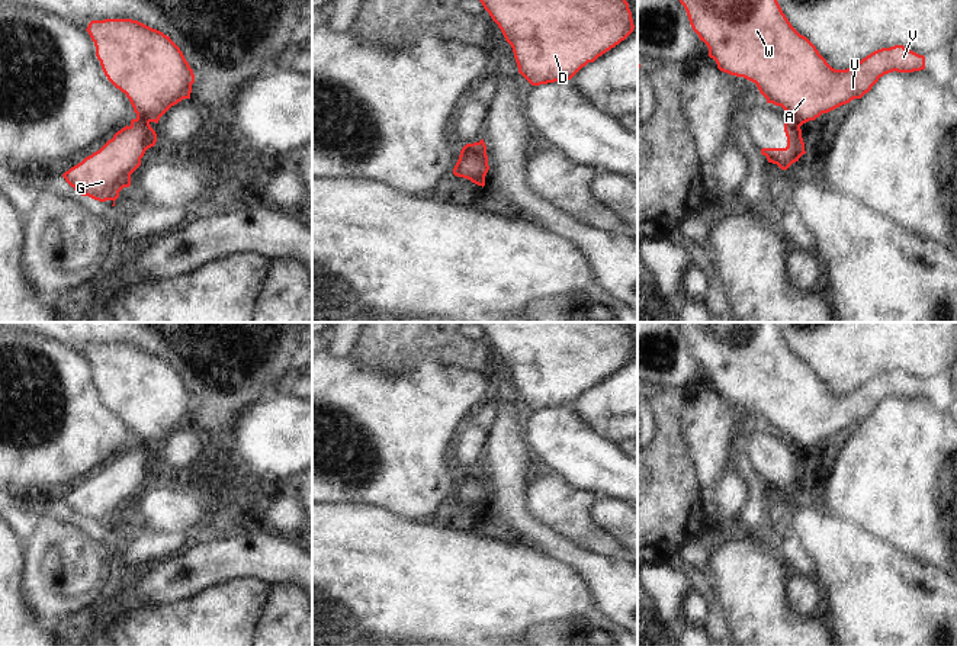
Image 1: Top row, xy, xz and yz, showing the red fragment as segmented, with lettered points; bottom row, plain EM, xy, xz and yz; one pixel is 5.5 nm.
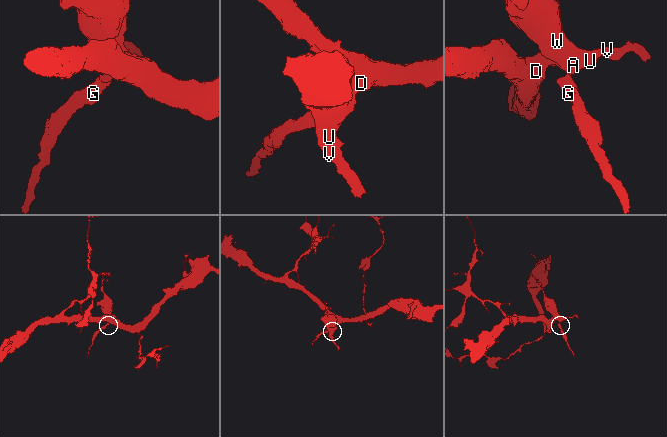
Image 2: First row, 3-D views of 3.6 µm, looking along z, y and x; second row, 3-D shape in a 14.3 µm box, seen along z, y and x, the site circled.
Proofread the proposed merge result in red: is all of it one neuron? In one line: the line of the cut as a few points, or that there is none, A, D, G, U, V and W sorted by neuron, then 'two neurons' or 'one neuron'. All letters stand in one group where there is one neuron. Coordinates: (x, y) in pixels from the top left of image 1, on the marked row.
cut xy (137, 116), (148, 124); groups A D U V W / G; two neurons

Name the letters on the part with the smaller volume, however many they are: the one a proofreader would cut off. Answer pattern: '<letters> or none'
G

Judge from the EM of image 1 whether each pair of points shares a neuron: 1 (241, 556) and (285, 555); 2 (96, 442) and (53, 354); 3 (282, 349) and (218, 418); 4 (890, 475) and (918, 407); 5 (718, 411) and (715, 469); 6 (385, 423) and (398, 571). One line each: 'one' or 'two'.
1: one
2: one
3: one
4: one
5: one
6: two

